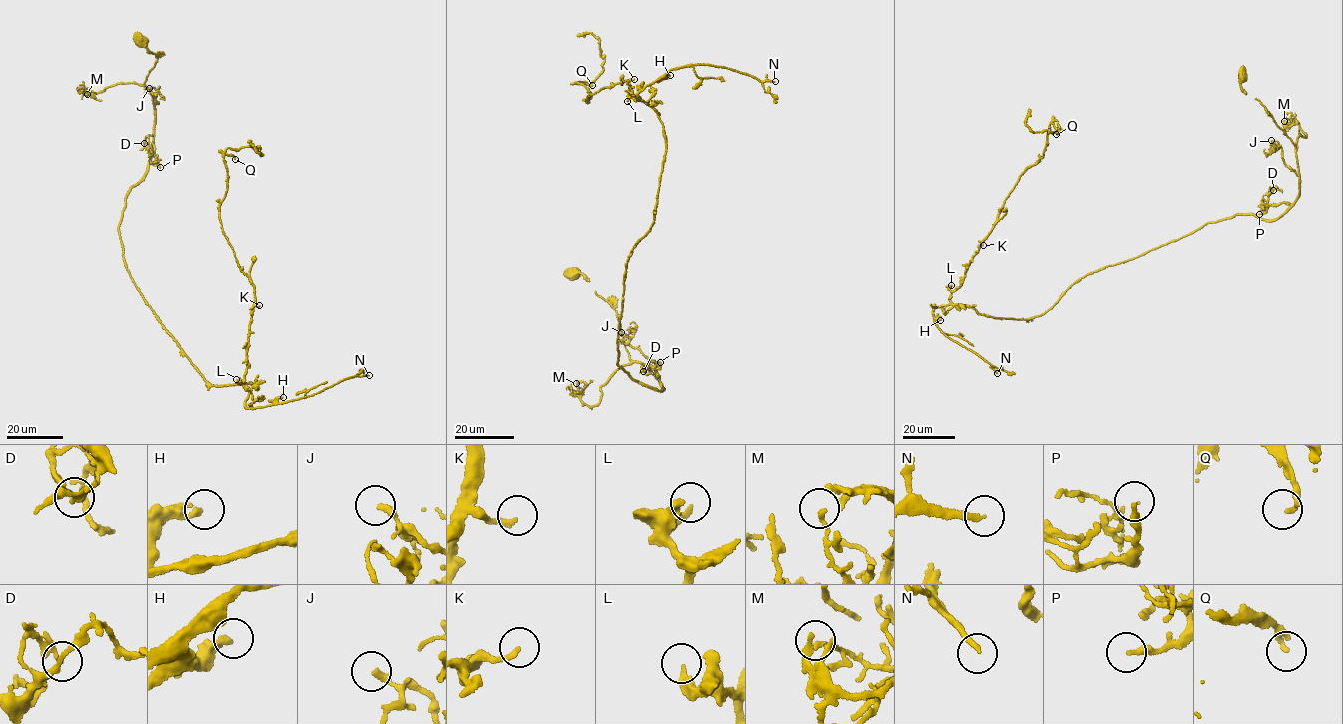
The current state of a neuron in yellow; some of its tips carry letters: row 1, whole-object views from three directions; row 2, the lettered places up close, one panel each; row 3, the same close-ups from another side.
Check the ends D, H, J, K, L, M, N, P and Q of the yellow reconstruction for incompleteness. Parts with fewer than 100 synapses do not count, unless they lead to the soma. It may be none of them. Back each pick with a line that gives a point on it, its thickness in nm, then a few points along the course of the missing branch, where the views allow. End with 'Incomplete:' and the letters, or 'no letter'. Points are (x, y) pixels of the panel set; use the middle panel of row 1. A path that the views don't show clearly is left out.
N: at (775, 81); 190 nm thick; missing branch runs (775, 81), (808, 94), (816, 101), (838, 94), (843, 97), (849, 96)
Incomplete: N

